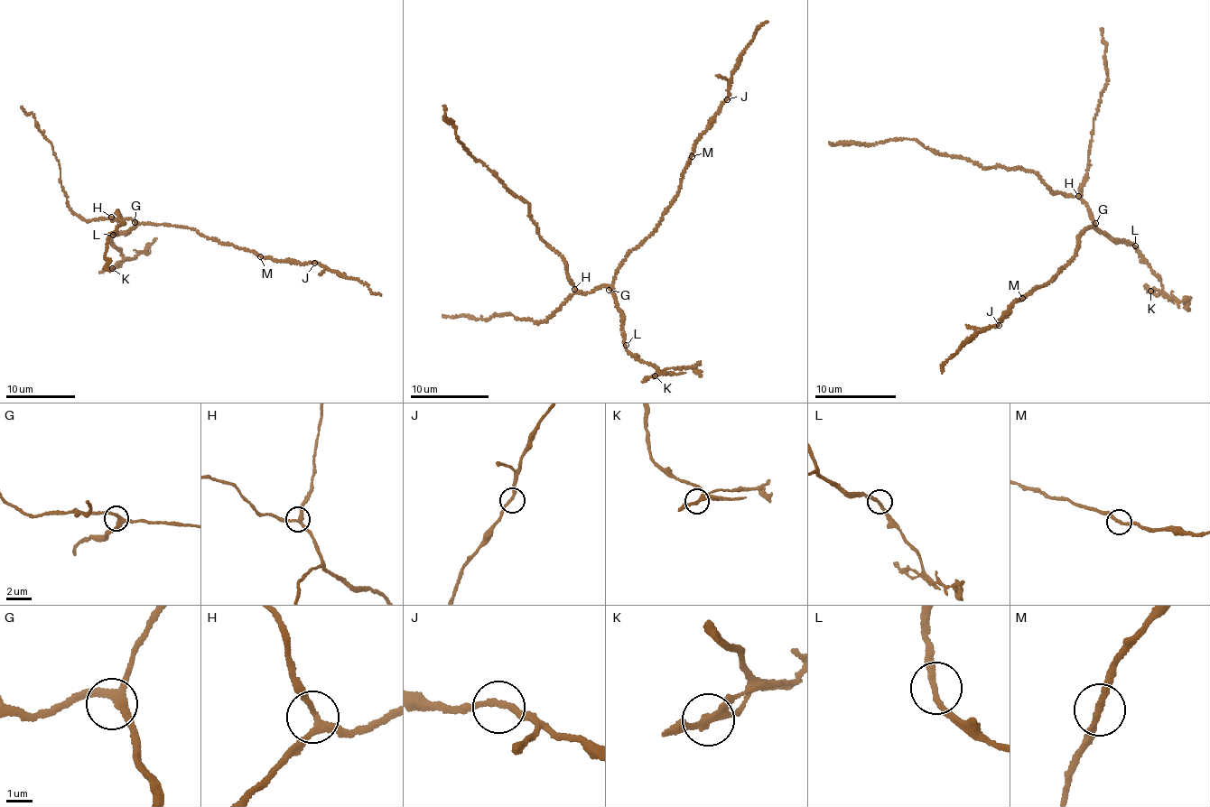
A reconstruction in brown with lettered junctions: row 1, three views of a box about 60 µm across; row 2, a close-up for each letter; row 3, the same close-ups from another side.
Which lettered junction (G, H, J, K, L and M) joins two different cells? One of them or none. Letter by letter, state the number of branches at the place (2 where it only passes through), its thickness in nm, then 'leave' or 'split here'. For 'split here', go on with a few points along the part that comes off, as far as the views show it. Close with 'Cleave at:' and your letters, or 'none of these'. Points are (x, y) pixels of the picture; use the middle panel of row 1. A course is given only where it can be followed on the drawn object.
G: branches 3; calibre 260 nm; leave
H: branches 3; calibre 200 nm; leave
J: branches 2; calibre 240 nm; leave
K: branches 3; calibre 190 nm; split here; course (655, 375), (662, 370), (701, 363)
L: branches 2; calibre 240 nm; leave
M: branches 2; calibre 240 nm; leave
Cleave at: K

